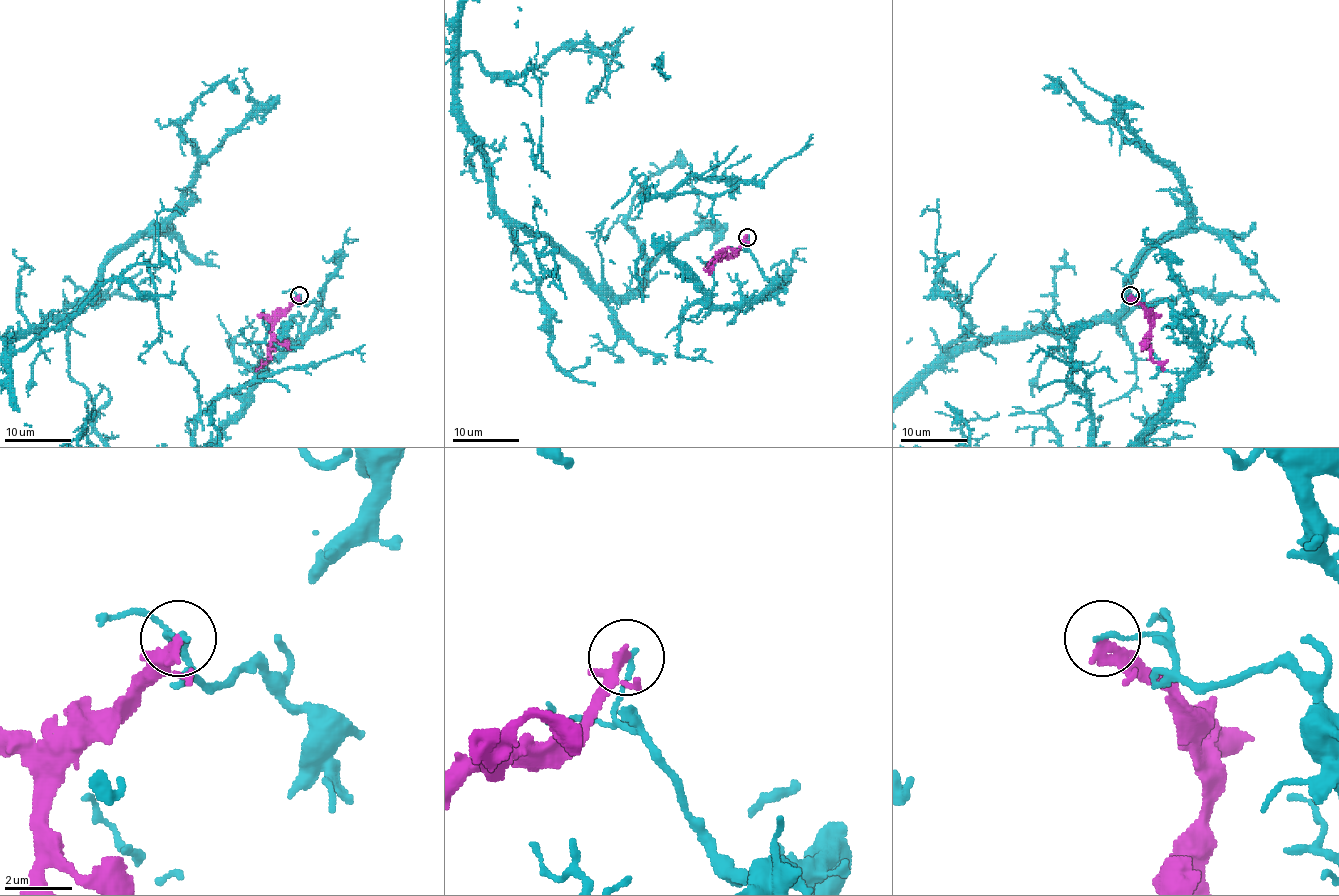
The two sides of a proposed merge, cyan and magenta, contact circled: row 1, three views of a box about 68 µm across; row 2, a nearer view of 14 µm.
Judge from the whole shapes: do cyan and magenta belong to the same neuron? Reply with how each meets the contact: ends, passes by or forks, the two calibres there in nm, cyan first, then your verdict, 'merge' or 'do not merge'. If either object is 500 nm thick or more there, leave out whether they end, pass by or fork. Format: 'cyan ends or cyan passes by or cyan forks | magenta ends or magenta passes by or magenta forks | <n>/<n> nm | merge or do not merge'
cyan ends | magenta passes by | 130/220 nm | do not merge

